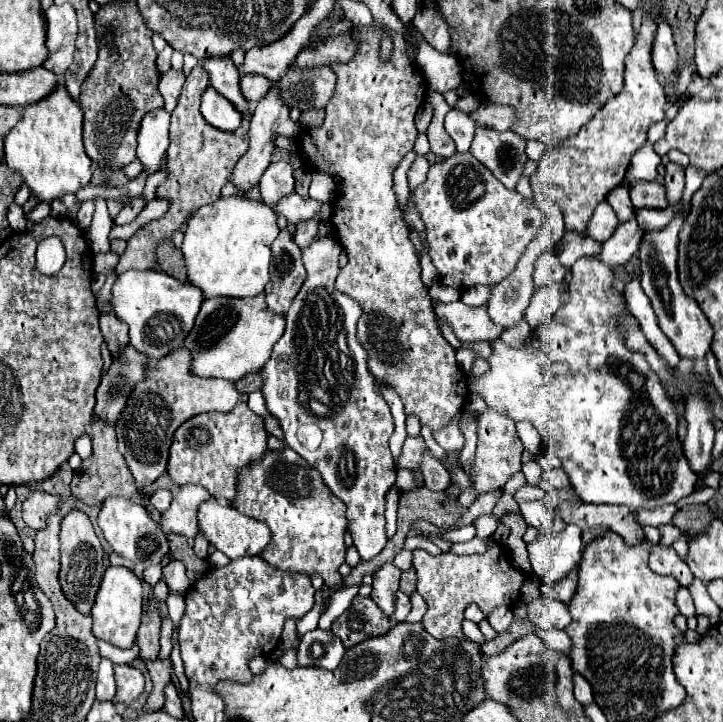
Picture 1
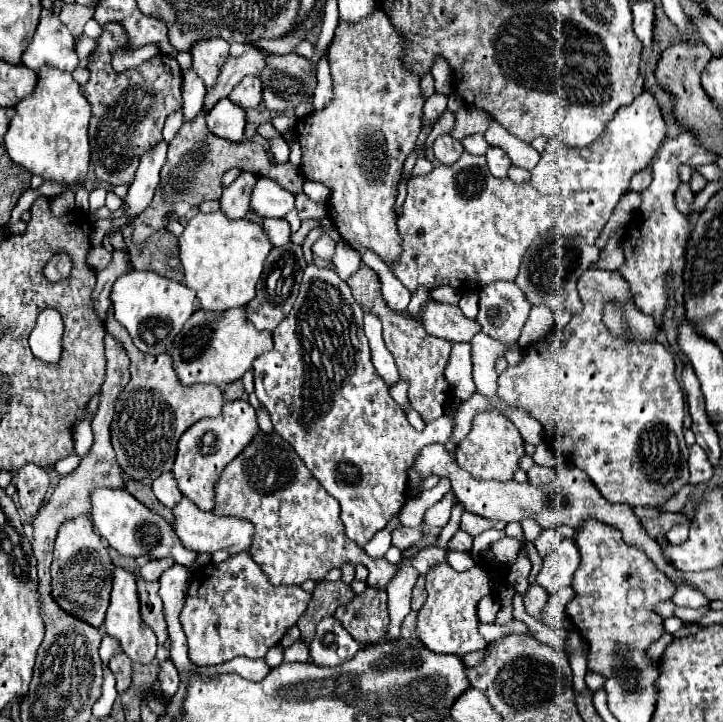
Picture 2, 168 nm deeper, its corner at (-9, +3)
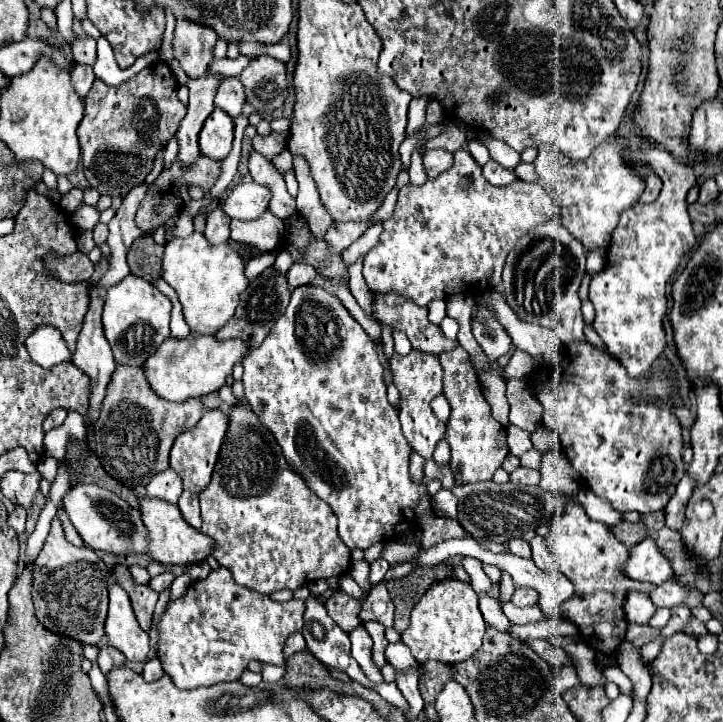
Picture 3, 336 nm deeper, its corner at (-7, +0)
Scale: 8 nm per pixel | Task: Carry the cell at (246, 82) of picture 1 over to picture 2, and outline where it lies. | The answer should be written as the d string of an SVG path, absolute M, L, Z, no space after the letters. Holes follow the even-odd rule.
M245 77L231 93L229 99L243 109L257 107L261 103L261 81L259 77Z

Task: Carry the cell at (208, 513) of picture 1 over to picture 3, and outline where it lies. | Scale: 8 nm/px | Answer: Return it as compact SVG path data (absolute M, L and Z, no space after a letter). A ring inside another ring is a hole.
M145 496L145 498L141 498L141 508L139 510L143 514L145 526L151 532L149 554L153 556L153 560L159 560L163 564L185 564L185 566L189 566L189 564L205 560L213 552L213 548L215 548L213 538L203 534L197 528L191 528L185 522L177 504L169 504L165 500L151 500L151 498Z

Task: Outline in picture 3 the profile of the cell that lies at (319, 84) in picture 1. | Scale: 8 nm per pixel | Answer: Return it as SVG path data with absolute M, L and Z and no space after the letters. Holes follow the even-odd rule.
M271 56L255 58L241 72L241 82L245 84L247 102L257 112L273 112L285 104L285 98L289 98L287 64Z

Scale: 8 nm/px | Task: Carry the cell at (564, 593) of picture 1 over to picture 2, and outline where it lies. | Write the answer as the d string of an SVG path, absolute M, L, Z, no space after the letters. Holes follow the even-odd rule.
M565 587L561 589L559 593L551 595L547 599L547 605L545 605L545 611L543 615L539 617L539 621L551 629L567 629L567 627L561 627L563 625L563 619L567 621L567 613L565 613L565 607L567 603L573 599L573 589L571 587Z

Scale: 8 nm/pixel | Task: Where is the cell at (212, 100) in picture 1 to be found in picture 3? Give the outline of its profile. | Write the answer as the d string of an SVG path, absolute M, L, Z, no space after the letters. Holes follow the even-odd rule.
M215 108L211 116L205 120L203 130L199 132L201 154L215 160L223 160L231 152L233 130L235 130L233 118L225 110Z

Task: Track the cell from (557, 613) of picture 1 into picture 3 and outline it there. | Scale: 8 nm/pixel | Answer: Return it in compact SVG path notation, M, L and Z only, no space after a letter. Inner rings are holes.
M517 588L513 598L511 598L511 602L515 606L519 606L519 608L533 606L533 604L537 604L537 600L539 600L539 596L537 596L537 592L533 588Z

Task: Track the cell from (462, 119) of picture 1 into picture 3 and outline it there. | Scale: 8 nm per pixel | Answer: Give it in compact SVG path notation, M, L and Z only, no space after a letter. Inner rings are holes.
M471 140L471 142L467 144L467 150L469 150L469 154L475 158L475 162L477 162L479 166L485 166L485 164L487 164L487 160L489 160L489 150L485 148L485 144L481 144L479 140Z

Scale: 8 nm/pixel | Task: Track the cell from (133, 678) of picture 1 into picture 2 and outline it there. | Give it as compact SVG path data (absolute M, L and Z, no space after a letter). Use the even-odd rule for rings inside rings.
M119 651L119 653L115 653L115 657L111 657L109 669L113 671L113 675L117 679L119 695L123 695L131 685L131 659L123 651Z

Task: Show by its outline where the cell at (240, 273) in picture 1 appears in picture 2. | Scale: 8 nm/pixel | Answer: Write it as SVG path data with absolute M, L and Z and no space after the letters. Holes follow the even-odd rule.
M221 211L209 215L197 213L193 219L189 219L185 231L179 237L179 259L185 275L183 285L197 293L197 301L203 311L227 311L233 307L245 307L255 297L255 287L261 277L263 263L269 251L271 251L271 243L263 233L261 225L245 219L229 221Z

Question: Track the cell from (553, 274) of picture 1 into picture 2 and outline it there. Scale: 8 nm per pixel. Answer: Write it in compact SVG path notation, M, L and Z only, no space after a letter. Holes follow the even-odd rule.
M551 229L549 233L535 237L523 255L515 283L523 289L531 305L547 305L553 313L569 311L571 315L579 315L583 311L583 303L577 295L577 277L597 259L599 249L595 245L587 245L581 237L557 237L557 229Z

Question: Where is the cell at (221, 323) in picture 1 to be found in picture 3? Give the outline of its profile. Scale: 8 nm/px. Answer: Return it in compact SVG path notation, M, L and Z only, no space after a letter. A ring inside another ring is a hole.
M189 332L187 338L167 338L153 356L145 362L147 380L151 388L165 400L185 402L189 398L201 398L209 392L217 392L231 376L233 366L241 362L249 352L247 340L217 340L215 334Z

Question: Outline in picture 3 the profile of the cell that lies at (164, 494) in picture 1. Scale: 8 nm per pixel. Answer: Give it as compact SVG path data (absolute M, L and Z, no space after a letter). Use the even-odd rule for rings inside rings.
M167 468L165 472L155 474L145 490L149 498L161 498L175 504L181 496L181 478L177 476L177 472Z

